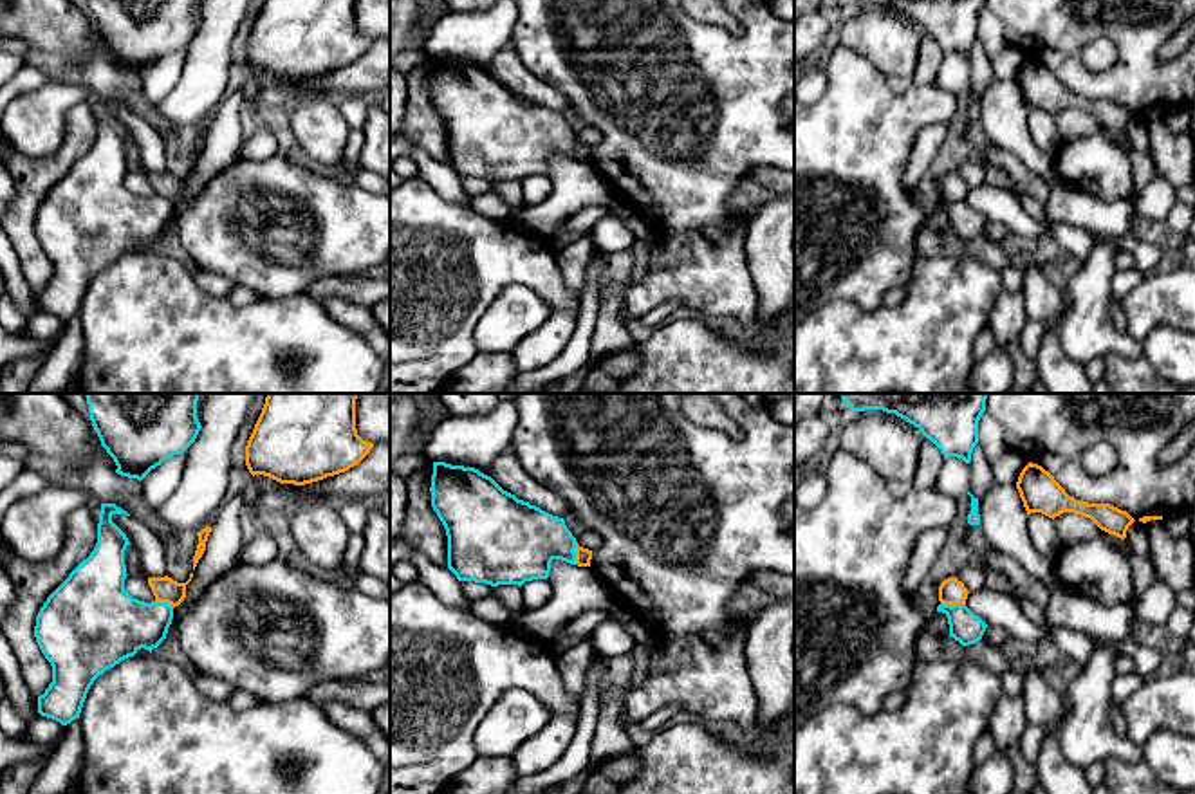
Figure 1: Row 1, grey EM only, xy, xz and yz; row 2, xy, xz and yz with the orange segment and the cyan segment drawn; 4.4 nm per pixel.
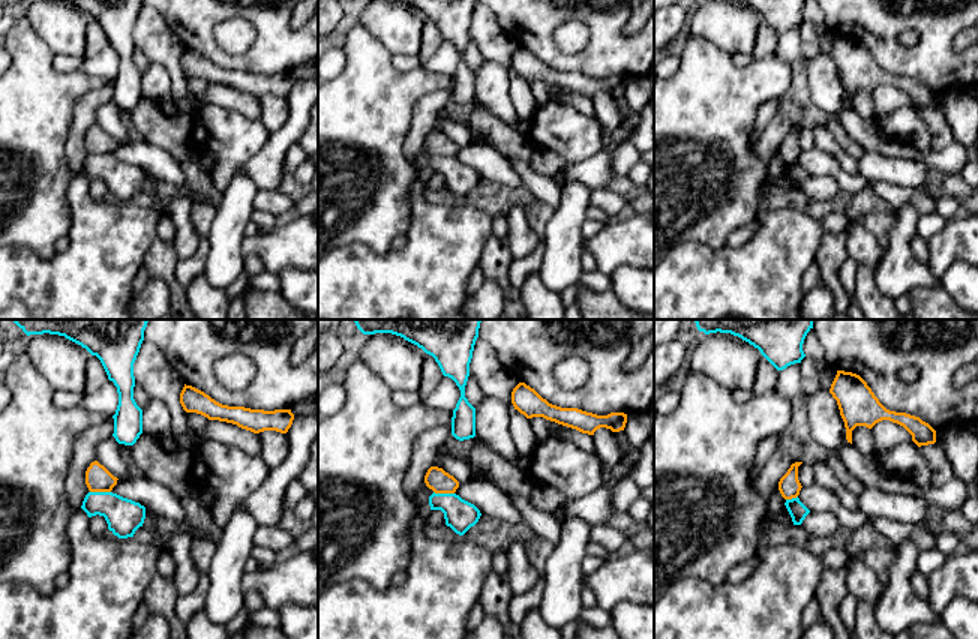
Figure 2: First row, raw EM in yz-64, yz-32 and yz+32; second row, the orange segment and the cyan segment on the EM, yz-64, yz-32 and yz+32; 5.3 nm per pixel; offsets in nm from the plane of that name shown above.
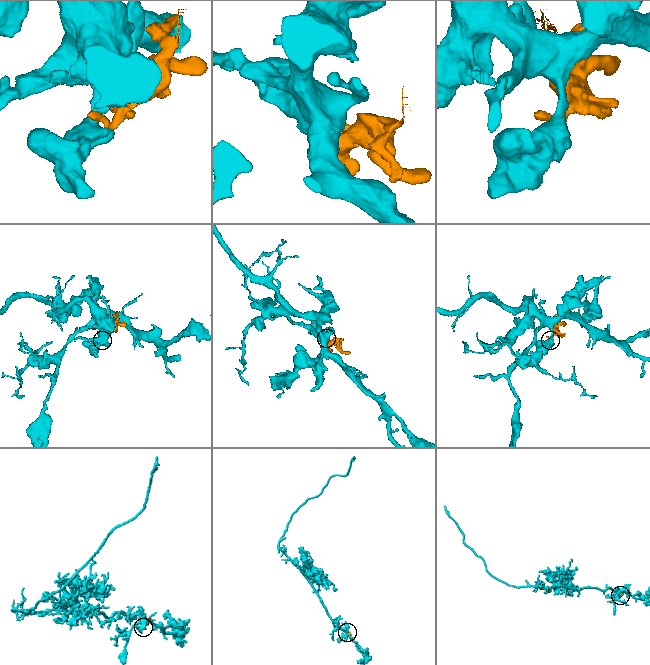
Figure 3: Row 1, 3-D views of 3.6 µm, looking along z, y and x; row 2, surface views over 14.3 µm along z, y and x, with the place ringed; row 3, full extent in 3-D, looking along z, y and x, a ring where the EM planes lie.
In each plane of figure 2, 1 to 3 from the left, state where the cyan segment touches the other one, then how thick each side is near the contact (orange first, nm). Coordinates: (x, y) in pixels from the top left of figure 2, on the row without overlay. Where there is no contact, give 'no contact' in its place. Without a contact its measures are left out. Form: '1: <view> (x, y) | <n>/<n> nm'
1: yz-64 (101, 155) | 140/190 nm
2: yz-32 (444, 156) | 120/170 nm
3: yz+32 (791, 162) | 120/90 nm

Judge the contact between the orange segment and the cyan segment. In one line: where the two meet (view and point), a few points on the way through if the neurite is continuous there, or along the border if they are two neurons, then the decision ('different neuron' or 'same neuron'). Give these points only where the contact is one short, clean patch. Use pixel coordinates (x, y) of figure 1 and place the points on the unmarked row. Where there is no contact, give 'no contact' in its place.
meets orange in yz at (954, 199); border along yz (941, 197), (964, 201); different neuron

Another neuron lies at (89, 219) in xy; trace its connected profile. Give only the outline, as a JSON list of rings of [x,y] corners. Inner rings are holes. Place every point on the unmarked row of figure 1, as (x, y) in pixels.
[[[101,99],[97,139],[69,173],[47,193],[36,211],[34,233],[52,262],[52,278],[38,292],[38,309],[61,321],[79,314],[83,298],[94,276],[121,256],[134,253],[141,244],[152,249],[168,229],[173,202],[168,198],[144,198],[125,186],[126,130],[112,117],[114,110],[126,110],[116,99]]]

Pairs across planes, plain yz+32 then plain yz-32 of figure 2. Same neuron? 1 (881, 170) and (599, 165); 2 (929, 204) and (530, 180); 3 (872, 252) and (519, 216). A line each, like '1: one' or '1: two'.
1: one
2: one
3: one

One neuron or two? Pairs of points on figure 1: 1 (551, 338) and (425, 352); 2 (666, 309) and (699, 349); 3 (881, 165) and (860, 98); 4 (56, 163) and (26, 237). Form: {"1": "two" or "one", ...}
{"1": "two", "2": "two", "3": "one", "4": "one"}

